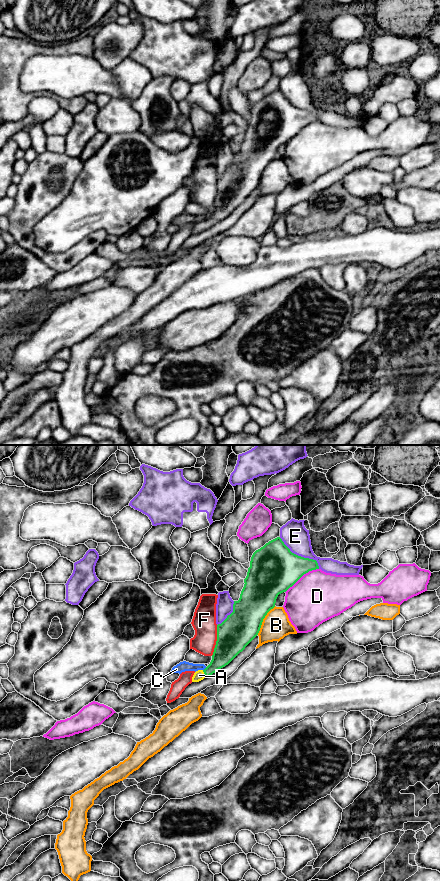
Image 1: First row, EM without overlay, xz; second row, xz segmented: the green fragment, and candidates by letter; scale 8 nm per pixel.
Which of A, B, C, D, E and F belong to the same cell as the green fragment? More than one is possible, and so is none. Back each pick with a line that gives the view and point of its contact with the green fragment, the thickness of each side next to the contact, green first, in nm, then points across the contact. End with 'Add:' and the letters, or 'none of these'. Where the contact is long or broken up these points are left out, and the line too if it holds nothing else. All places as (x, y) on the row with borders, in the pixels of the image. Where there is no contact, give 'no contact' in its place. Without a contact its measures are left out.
A: xz (204, 673) | 180/90 nm | across xz (225, 650), (220, 659), (204, 673), (199, 675)
Add: A

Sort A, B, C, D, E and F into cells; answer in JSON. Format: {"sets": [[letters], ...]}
{"sets": [["A"], ["B"], ["C"], ["D"], ["E"], ["F"]]}

